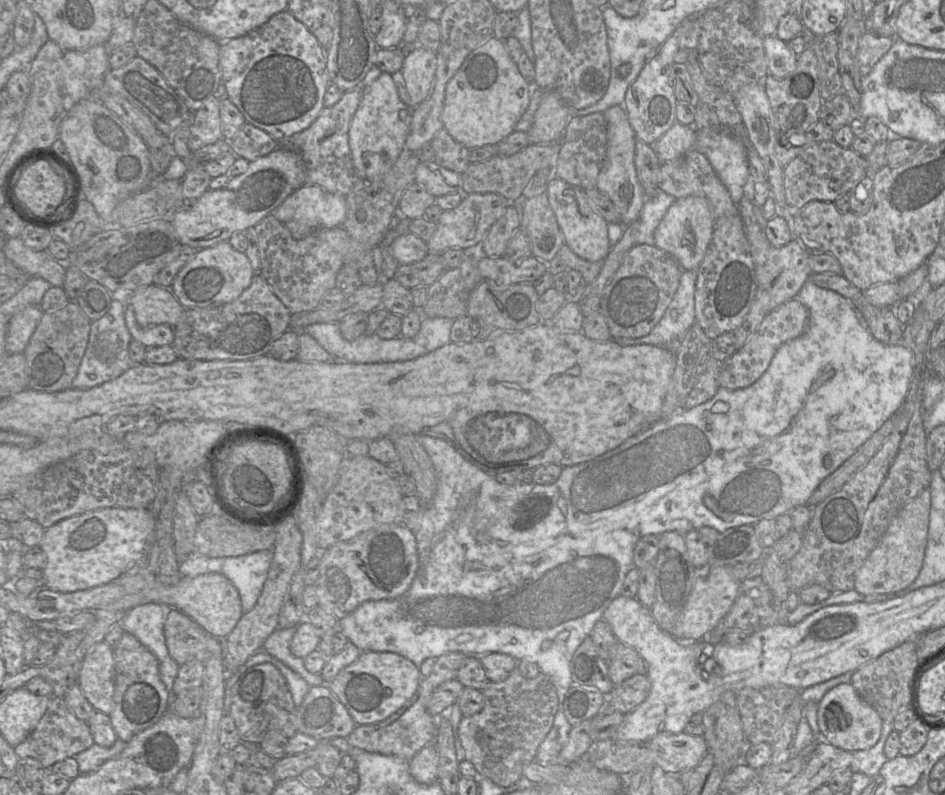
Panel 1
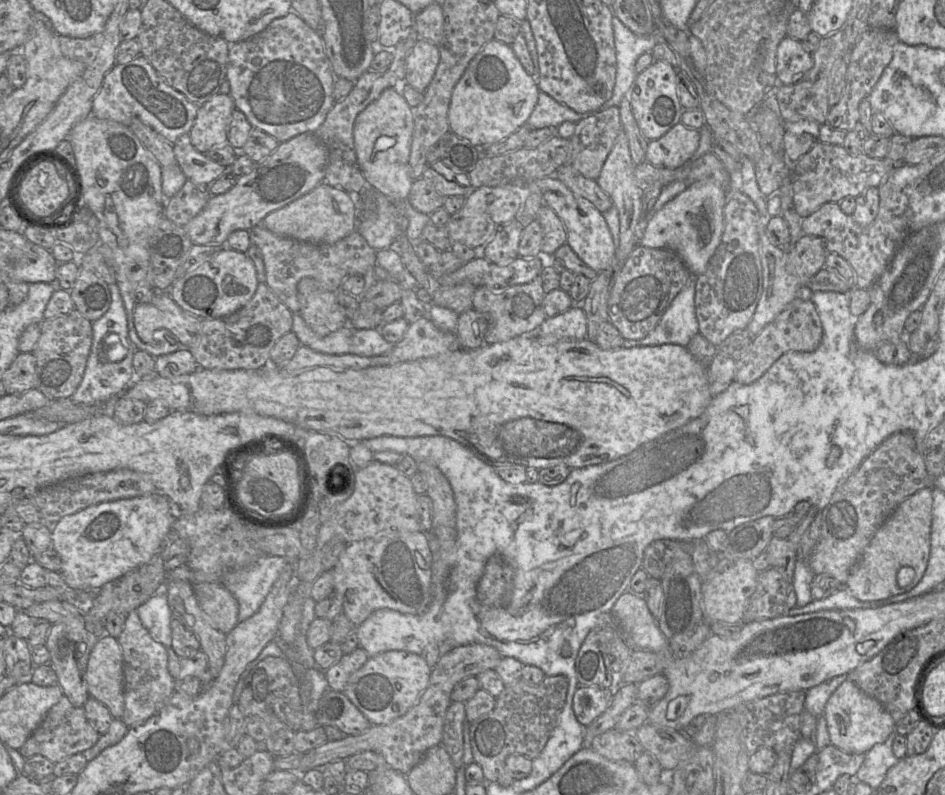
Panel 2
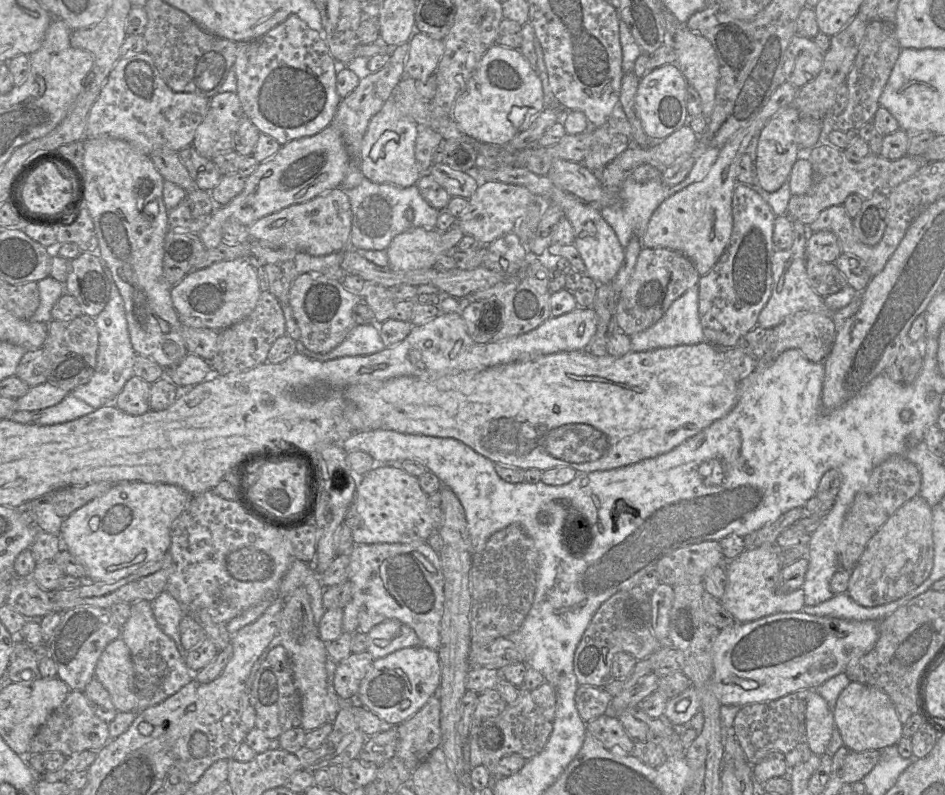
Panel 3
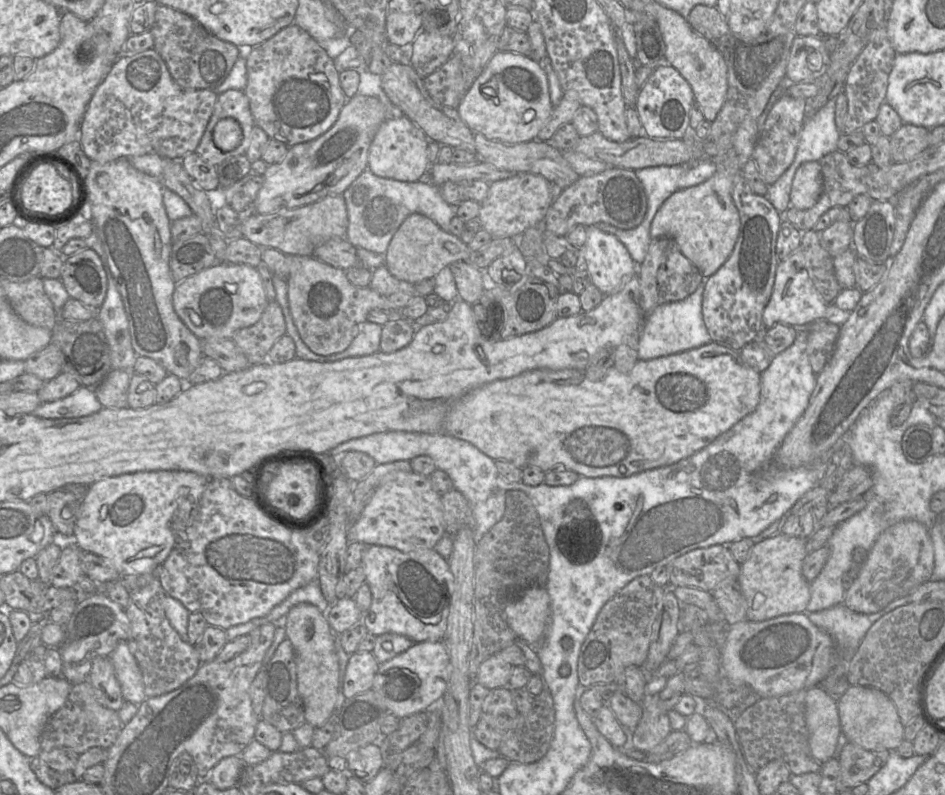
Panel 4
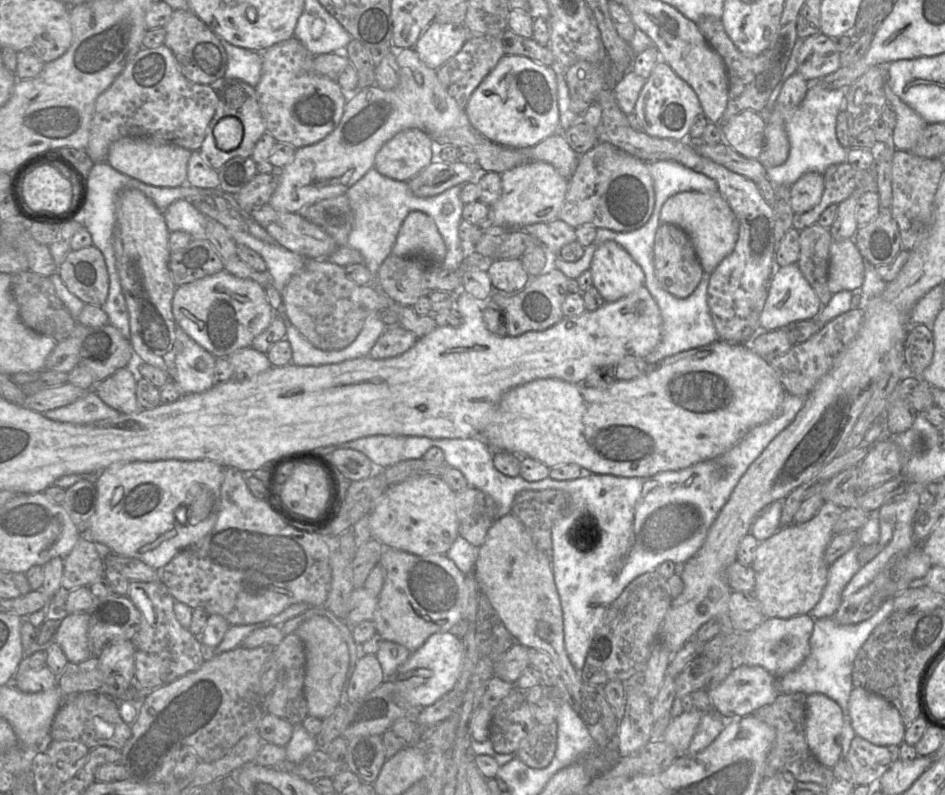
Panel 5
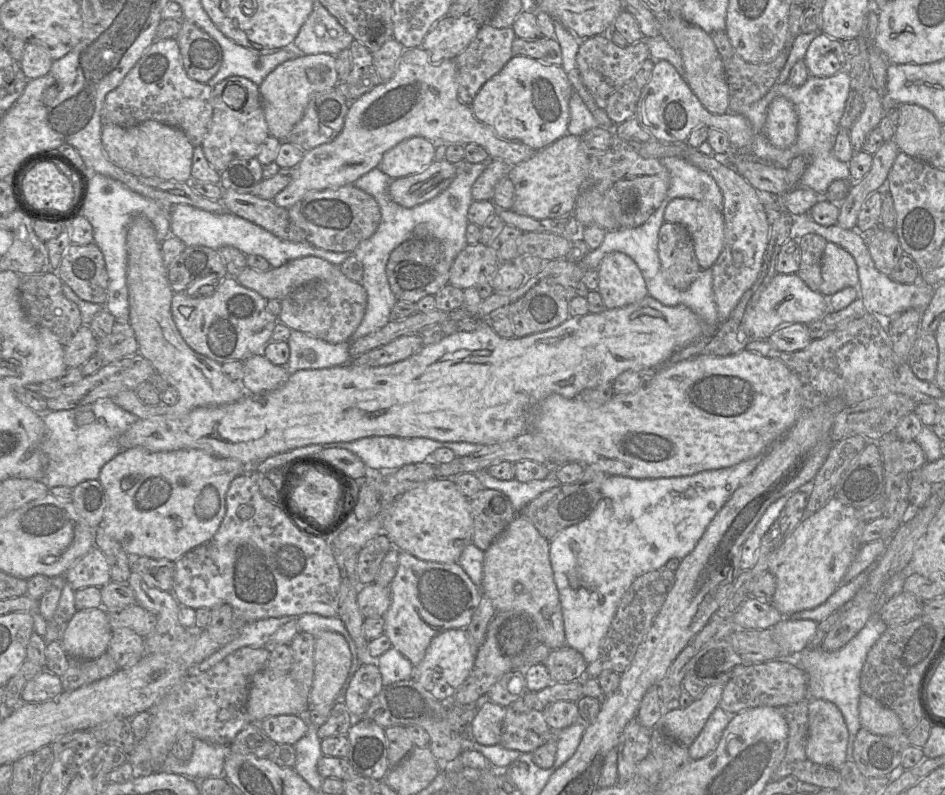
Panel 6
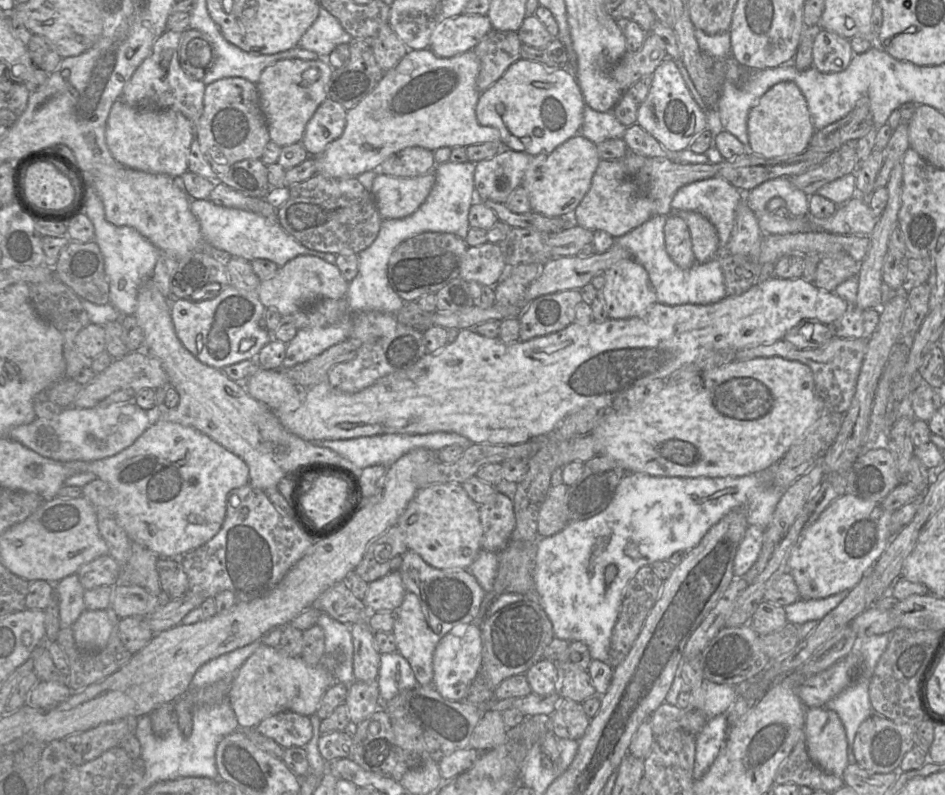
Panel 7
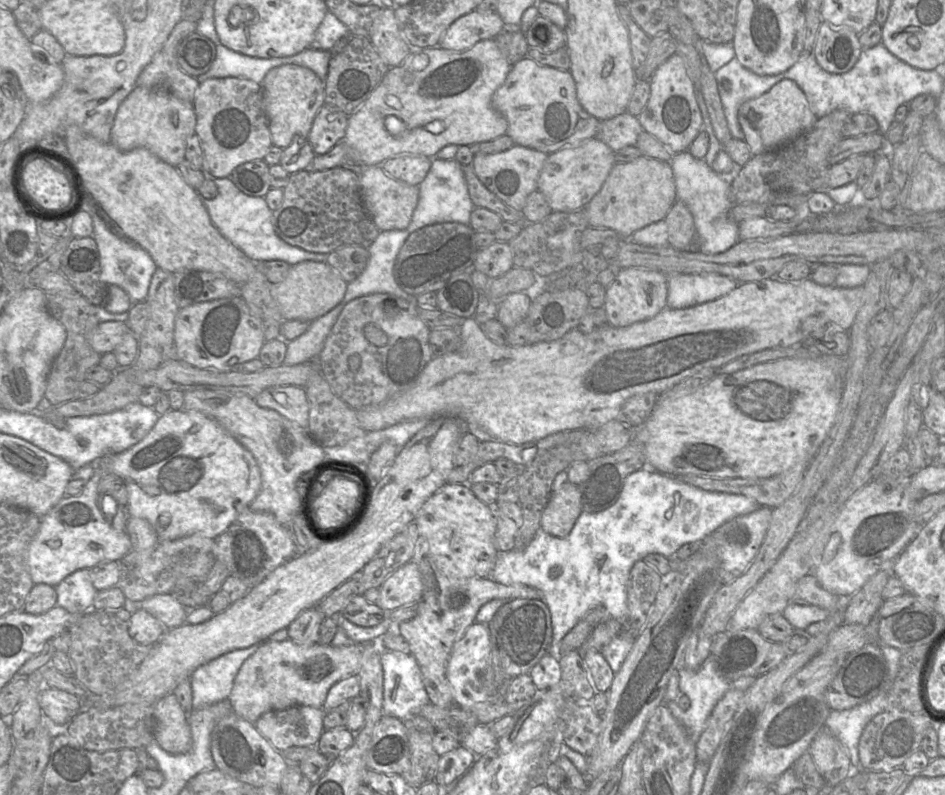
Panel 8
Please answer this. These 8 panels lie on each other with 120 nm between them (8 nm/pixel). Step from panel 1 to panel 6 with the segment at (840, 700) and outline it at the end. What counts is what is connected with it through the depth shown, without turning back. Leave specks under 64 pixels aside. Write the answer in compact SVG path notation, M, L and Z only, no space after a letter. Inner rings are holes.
M865 693L860 696L859 715L862 727L874 734L892 735L906 731L895 711Z

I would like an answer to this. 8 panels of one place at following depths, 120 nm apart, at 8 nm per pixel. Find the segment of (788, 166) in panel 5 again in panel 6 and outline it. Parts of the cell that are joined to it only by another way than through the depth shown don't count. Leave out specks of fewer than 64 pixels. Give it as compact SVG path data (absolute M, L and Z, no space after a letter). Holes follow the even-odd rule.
M846 69L830 77L810 75L799 87L789 83L776 83L760 100L749 106L743 116L752 127L753 141L751 151L761 161L787 169L793 158L803 155L808 159L808 166L802 175L798 187L810 188L819 195L825 195L830 184L838 179L848 179L848 163L838 160L833 153L836 135L840 129L840 119L844 113L846 100L850 92L850 75ZM783 96L790 100L797 114L796 141L787 149L773 146L765 136L765 122L770 103L775 97Z

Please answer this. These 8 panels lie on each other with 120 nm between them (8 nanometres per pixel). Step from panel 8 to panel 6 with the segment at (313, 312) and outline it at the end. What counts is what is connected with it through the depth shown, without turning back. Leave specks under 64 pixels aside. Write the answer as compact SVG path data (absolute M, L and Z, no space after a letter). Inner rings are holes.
M305 256L267 271L258 271L247 266L235 279L266 300L282 300L309 282L331 280L334 268L335 265L322 258Z

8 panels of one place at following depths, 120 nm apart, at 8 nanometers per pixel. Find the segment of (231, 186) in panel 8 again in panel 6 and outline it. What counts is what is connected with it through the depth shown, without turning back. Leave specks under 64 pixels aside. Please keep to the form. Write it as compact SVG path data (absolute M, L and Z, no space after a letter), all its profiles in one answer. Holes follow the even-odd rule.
M177 204L171 208L170 233L170 235L179 238L187 247L205 246L212 249L219 249L223 246L232 246L240 250L246 256L261 256L269 262L271 268L280 267L290 260L305 256L316 256L335 266L340 266L351 254L349 252L332 252L323 250L306 241L286 241L229 211L215 214L188 204Z

